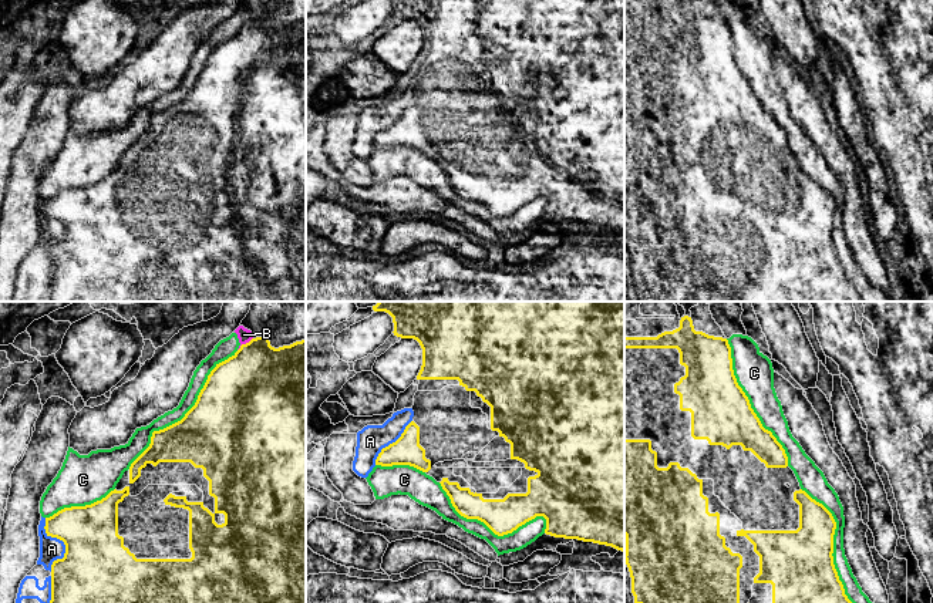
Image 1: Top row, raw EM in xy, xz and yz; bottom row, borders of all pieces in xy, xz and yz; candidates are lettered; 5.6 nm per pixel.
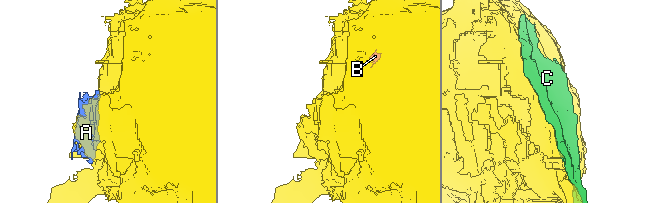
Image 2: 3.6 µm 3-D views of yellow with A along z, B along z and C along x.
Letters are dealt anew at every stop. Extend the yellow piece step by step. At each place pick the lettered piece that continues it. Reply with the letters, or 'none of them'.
none of them

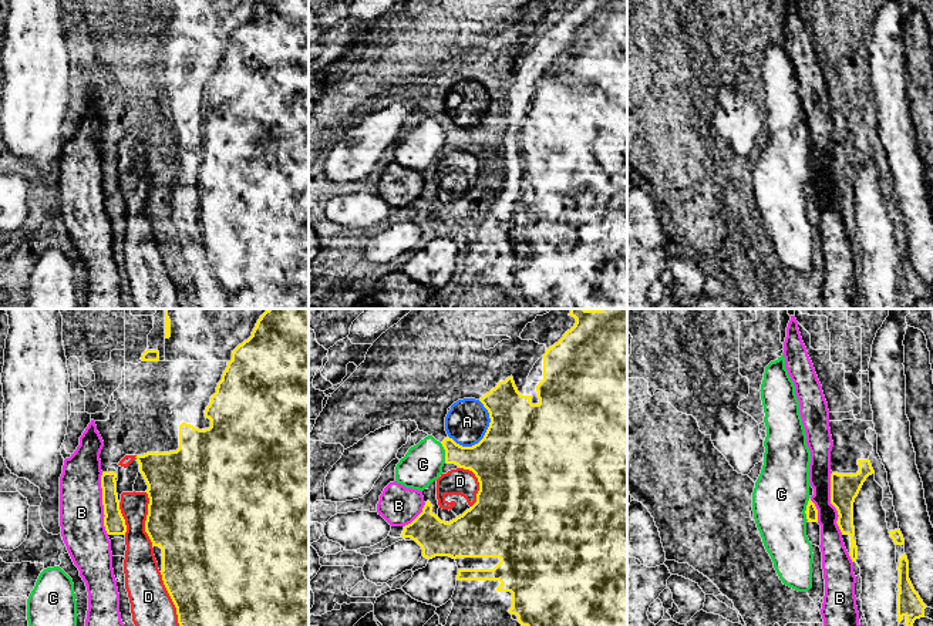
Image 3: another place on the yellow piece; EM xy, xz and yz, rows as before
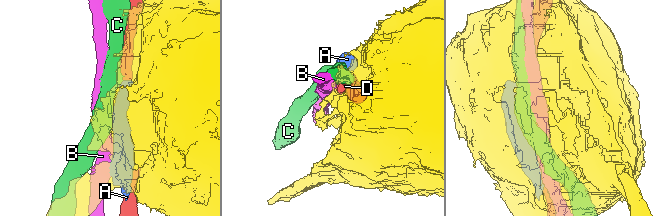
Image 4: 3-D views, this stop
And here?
none of them

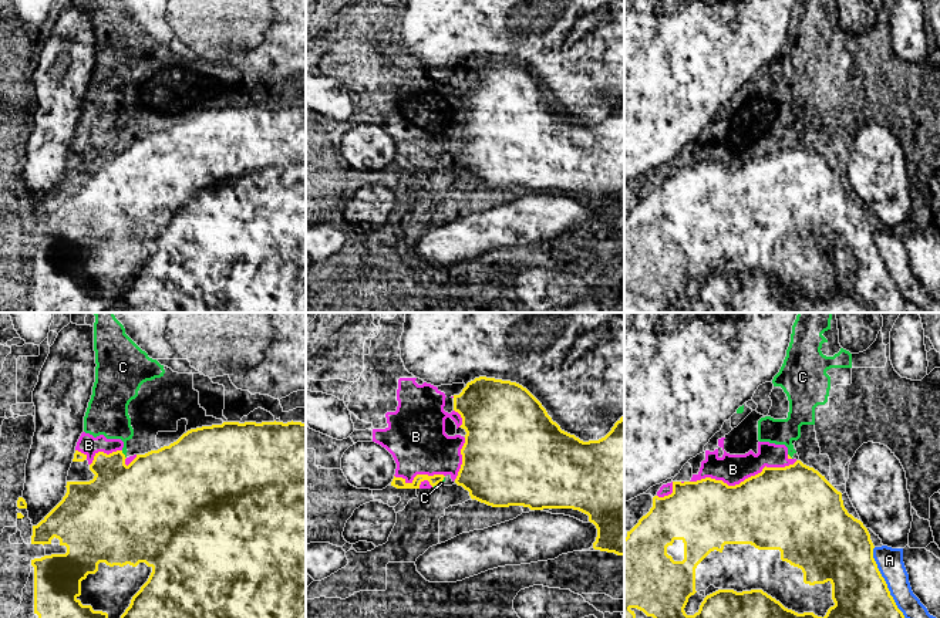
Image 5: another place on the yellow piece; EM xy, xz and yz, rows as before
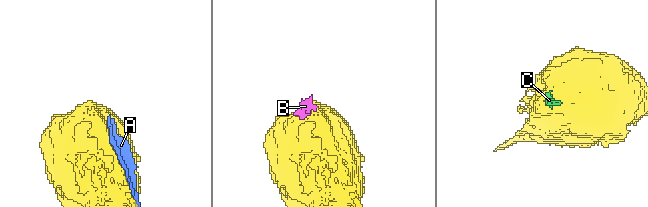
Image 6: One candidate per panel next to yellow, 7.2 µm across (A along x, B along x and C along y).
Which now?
none of them

